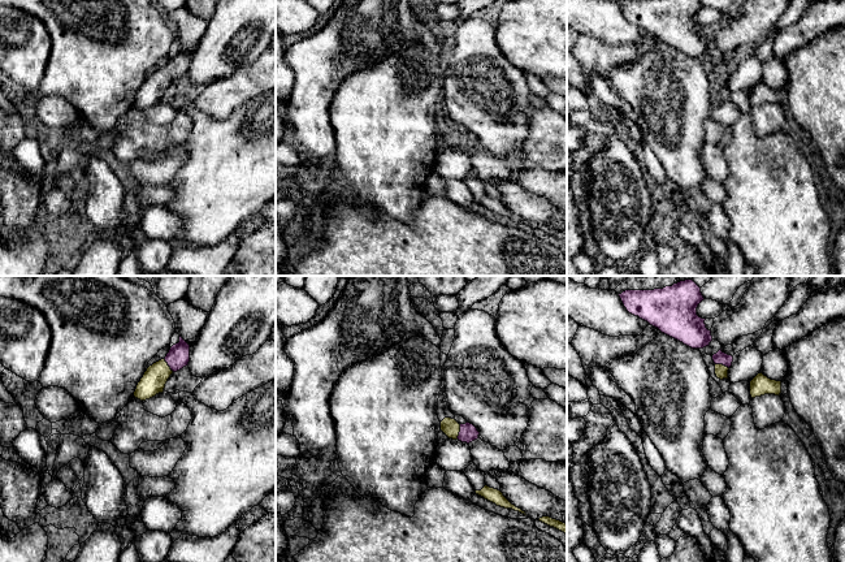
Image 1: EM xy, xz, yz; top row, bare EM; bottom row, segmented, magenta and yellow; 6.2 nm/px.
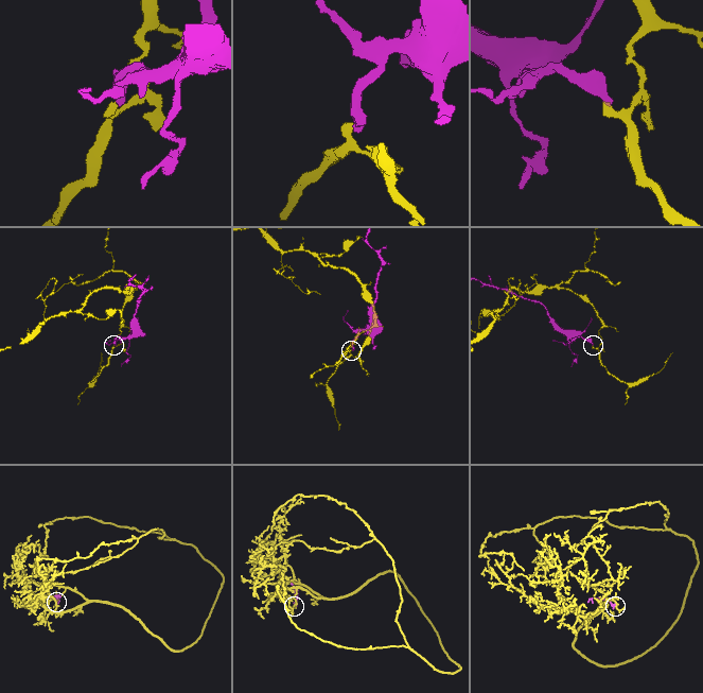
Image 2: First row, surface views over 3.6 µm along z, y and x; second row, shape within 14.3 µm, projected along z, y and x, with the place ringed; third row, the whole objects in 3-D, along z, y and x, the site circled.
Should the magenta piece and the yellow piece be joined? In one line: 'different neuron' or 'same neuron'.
same neuron

